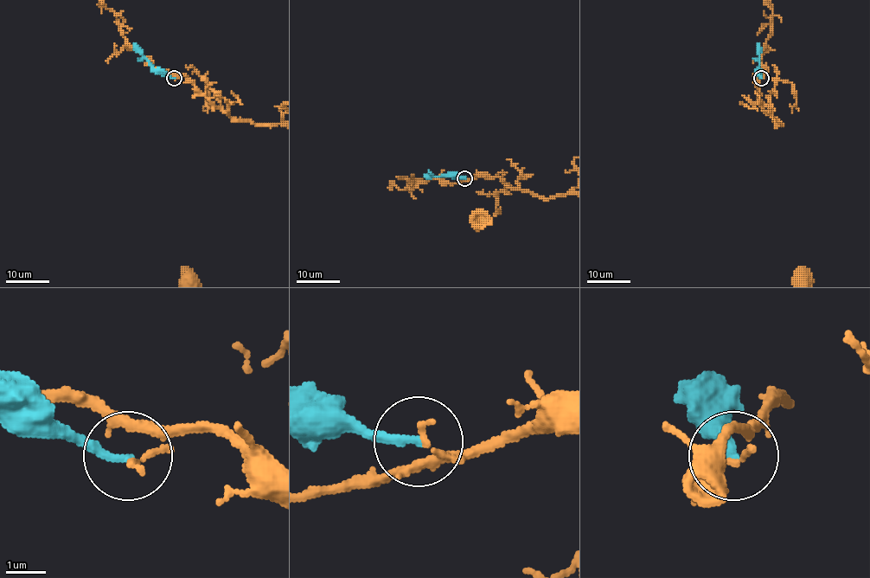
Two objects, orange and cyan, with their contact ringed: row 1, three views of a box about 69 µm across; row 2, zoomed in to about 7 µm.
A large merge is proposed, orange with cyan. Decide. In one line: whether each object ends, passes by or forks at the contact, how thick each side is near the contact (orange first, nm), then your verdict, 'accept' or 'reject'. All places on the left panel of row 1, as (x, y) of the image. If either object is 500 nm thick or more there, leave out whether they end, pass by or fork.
orange ends | cyan ends | 150/220 nm | reject

